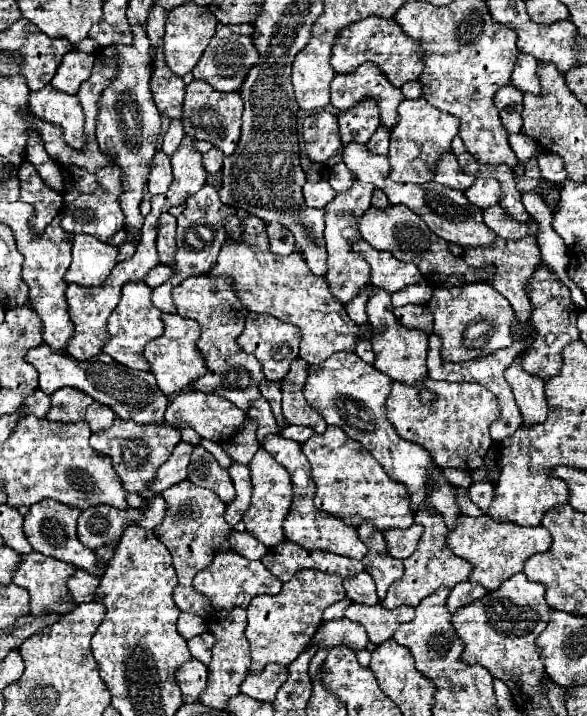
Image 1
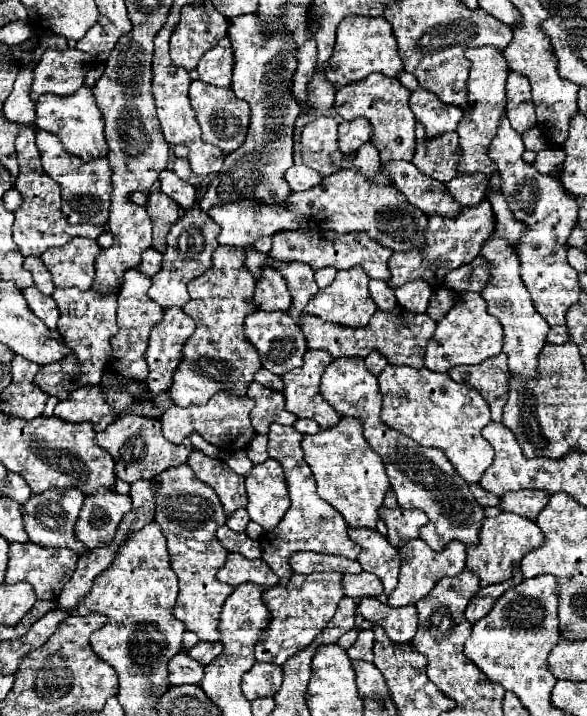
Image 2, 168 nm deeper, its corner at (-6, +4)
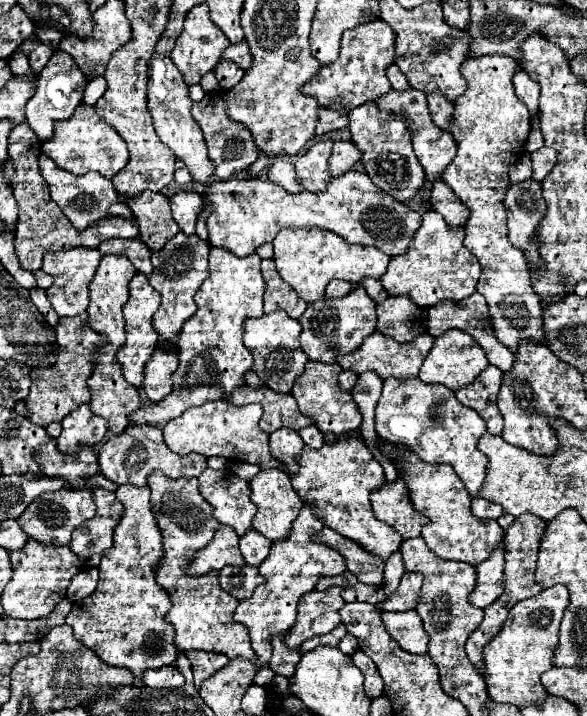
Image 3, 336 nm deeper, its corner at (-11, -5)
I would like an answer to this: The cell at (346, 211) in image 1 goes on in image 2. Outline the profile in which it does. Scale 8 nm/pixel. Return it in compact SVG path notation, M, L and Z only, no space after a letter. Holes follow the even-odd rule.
M362 267L338 271L332 285L328 285L326 289L320 289L316 293L316 297L308 303L306 311L310 311L312 315L318 315L320 319L332 321L332 323L342 323L342 325L348 325L348 327L362 327L376 313L376 305L370 297L368 283L370 283L370 277L366 275L366 271Z

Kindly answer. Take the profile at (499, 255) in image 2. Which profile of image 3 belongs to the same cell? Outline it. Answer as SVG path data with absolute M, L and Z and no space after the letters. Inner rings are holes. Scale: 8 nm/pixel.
M477 56L467 58L461 64L461 76L467 80L467 90L455 100L455 112L451 116L451 134L457 142L457 154L453 162L441 172L441 180L453 188L457 198L469 208L469 220L465 224L463 246L479 260L483 272L477 284L477 292L485 296L493 320L497 340L515 352L519 340L535 340L543 344L543 324L539 324L541 300L535 296L529 280L529 268L523 252L515 248L507 238L507 214L505 214L505 192L509 188L509 166L519 160L519 154L525 154L525 142L529 136L529 110L513 92L513 74L517 70L515 60L507 56Z

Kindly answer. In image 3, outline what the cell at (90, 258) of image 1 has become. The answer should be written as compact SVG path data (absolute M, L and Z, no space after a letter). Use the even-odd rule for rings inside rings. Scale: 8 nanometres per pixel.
M71 248L71 250L63 250L63 252L47 252L43 256L41 270L55 278L53 284L47 288L47 298L59 316L77 316L87 310L87 306L89 306L87 286L99 266L99 260L101 260L101 254L91 248Z

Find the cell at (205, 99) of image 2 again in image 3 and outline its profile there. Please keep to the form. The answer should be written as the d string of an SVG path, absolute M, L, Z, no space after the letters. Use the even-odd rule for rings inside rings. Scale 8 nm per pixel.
M205 94L205 98L201 102L195 102L191 108L191 116L203 130L205 144L209 150L209 160L215 164L213 174L219 180L229 180L231 176L249 168L259 156L259 150L255 148L251 132L247 132L247 128L243 128L243 124L235 124L233 120L227 120L225 108L227 106L223 104L223 100L219 100L219 94Z

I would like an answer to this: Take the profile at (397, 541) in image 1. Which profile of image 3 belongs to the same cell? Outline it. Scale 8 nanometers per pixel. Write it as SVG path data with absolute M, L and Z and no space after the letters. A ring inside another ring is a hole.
M397 478L395 482L385 482L371 492L373 512L381 522L393 526L405 540L421 534L421 526L429 520L421 512L415 510L409 488L405 480Z

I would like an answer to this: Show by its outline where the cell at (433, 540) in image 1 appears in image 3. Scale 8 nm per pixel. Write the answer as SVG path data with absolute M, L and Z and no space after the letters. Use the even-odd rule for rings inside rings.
M405 572L395 594L387 600L383 600L377 608L383 612L407 612L415 608L415 600L419 598L423 576L419 572Z

